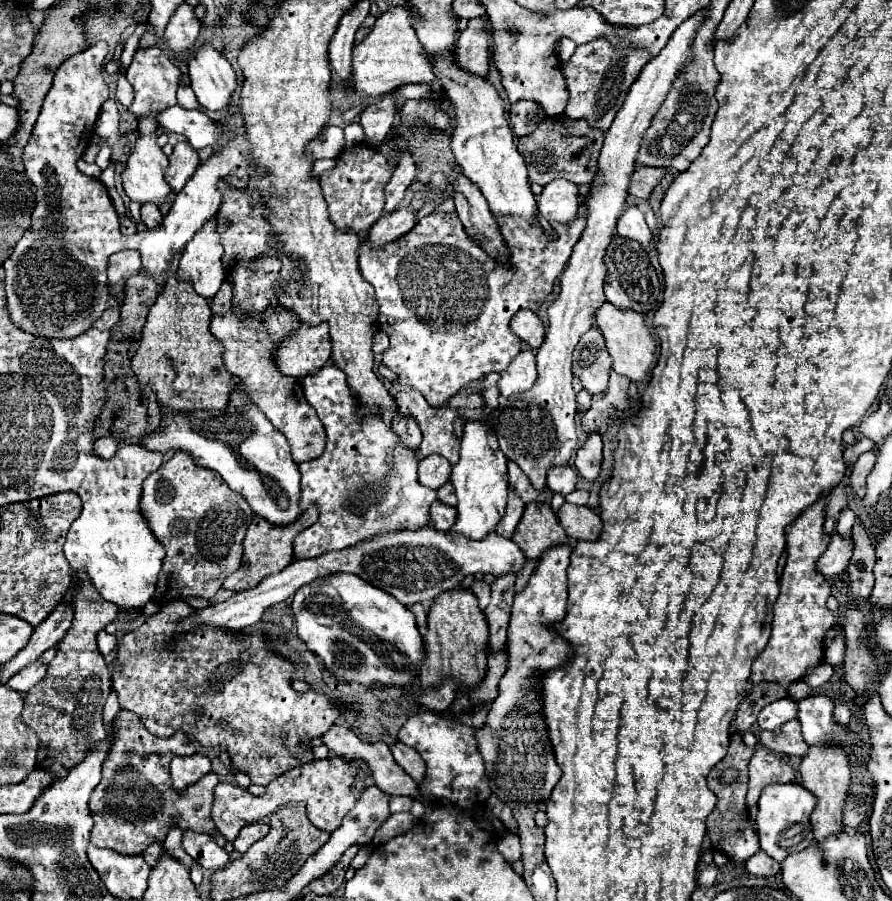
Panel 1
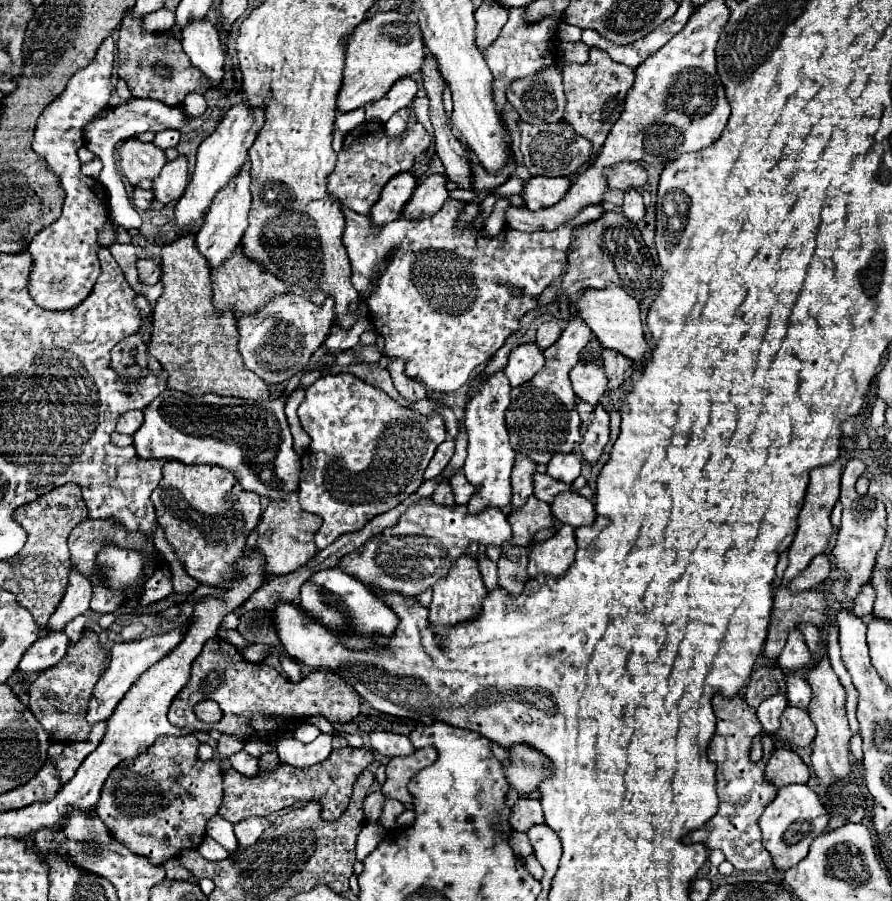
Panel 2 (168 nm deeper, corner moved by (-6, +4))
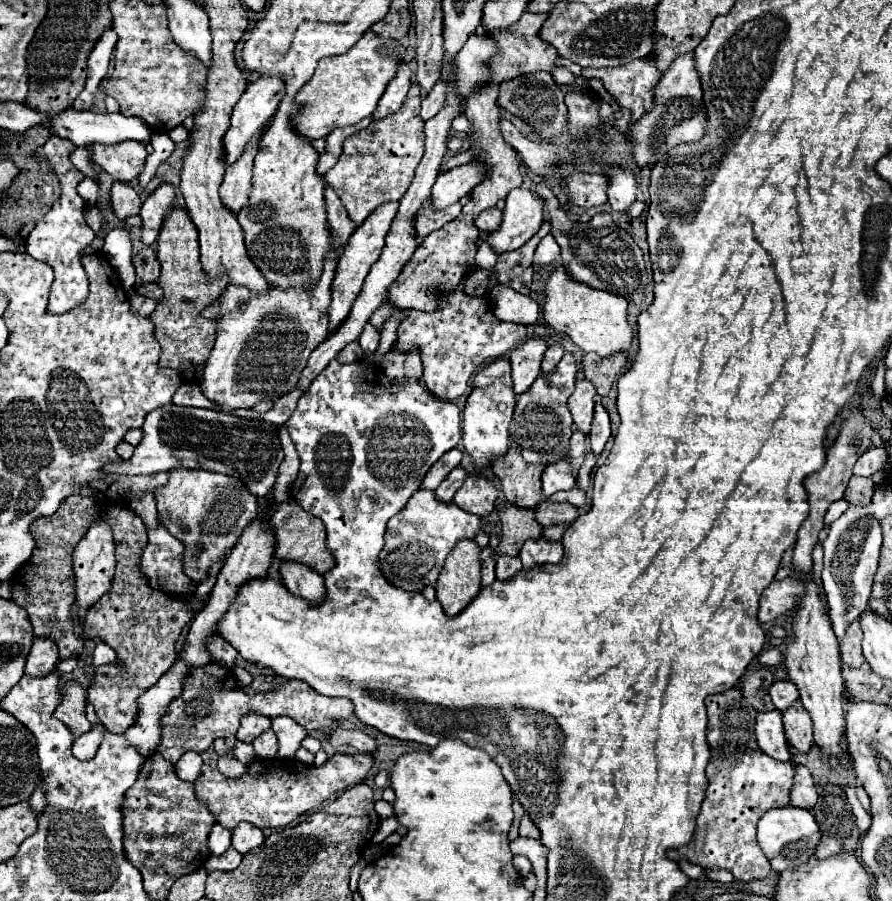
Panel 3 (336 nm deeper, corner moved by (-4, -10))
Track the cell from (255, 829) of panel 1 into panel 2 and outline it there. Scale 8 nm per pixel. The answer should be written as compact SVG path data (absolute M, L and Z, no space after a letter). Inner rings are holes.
M254 817L254 819L248 819L248 821L240 821L238 825L234 825L234 831L236 831L236 839L240 843L240 847L252 847L258 837L270 827L272 823L268 819L262 819L262 817Z

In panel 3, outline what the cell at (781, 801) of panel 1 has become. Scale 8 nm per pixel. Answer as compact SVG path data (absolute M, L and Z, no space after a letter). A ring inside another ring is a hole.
M790 805L784 809L770 809L758 821L758 845L776 873L806 863L814 855L818 841L820 841L820 829L816 825L812 811L808 809L796 809Z

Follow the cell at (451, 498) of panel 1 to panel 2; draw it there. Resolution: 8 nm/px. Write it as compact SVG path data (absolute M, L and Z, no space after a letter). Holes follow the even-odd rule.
M456 473L452 479L450 479L450 487L454 491L454 497L456 497L456 503L458 505L466 505L466 501L474 495L474 485L470 485L464 477L464 473Z

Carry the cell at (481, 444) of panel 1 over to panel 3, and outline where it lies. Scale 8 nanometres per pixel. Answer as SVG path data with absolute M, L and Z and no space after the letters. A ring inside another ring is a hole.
M496 359L494 363L480 369L474 377L472 393L464 407L464 447L474 459L478 471L484 471L494 457L502 457L508 451L508 425L512 421L516 405L516 393L512 389L512 371L508 359Z

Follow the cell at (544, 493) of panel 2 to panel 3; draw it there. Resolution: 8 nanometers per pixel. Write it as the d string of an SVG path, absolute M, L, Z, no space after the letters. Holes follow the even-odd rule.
M574 485L572 491L558 491L556 495L550 497L550 501L568 501L568 503L580 507L580 505L584 505L584 501L586 501L586 493L584 493L578 485Z

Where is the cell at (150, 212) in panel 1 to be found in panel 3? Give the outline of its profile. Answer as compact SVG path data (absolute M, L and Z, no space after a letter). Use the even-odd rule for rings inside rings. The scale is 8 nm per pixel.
M116 181L110 189L110 207L114 211L114 215L118 219L126 219L126 217L132 217L132 215L138 215L140 211L140 205L142 205L142 199L140 195L134 191L132 185L128 183L120 183Z

